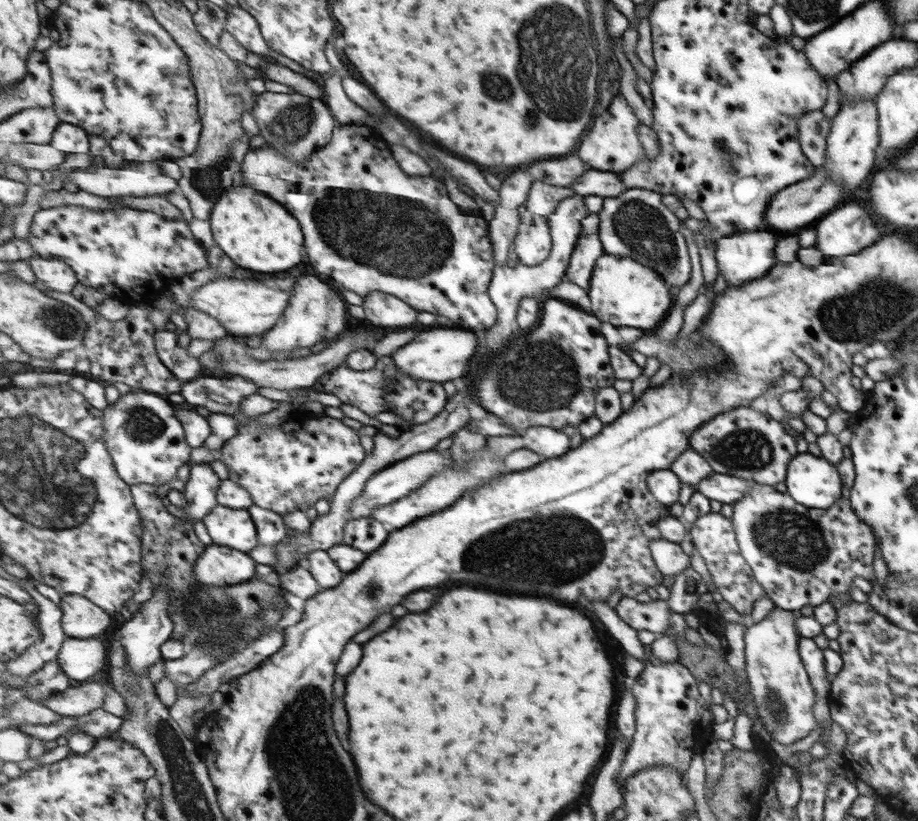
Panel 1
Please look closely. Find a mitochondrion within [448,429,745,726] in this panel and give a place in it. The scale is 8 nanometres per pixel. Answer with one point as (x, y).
(563, 546)

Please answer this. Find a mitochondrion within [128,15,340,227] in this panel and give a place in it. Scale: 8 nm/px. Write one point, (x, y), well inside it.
(207, 178)

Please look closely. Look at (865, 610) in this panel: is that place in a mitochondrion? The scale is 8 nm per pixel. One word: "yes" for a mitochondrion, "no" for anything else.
no

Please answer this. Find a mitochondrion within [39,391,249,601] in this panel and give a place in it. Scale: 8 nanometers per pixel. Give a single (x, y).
(143, 425)

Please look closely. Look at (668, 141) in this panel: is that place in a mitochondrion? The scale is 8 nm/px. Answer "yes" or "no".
no

